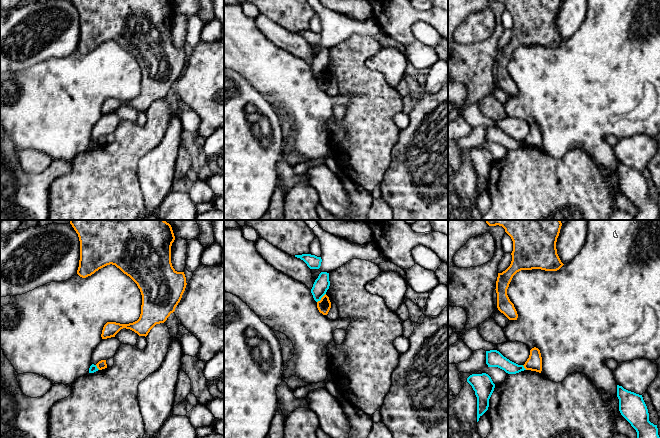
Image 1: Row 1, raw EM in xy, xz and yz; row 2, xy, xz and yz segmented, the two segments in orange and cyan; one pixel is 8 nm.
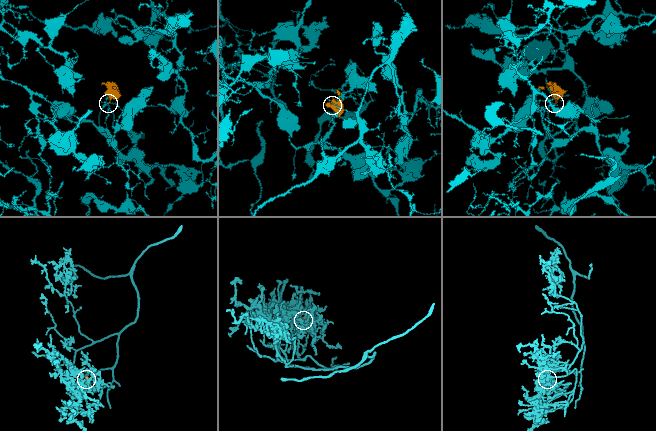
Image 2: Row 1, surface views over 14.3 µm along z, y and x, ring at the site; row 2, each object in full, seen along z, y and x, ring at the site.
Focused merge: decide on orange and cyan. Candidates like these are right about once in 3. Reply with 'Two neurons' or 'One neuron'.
Two neurons

